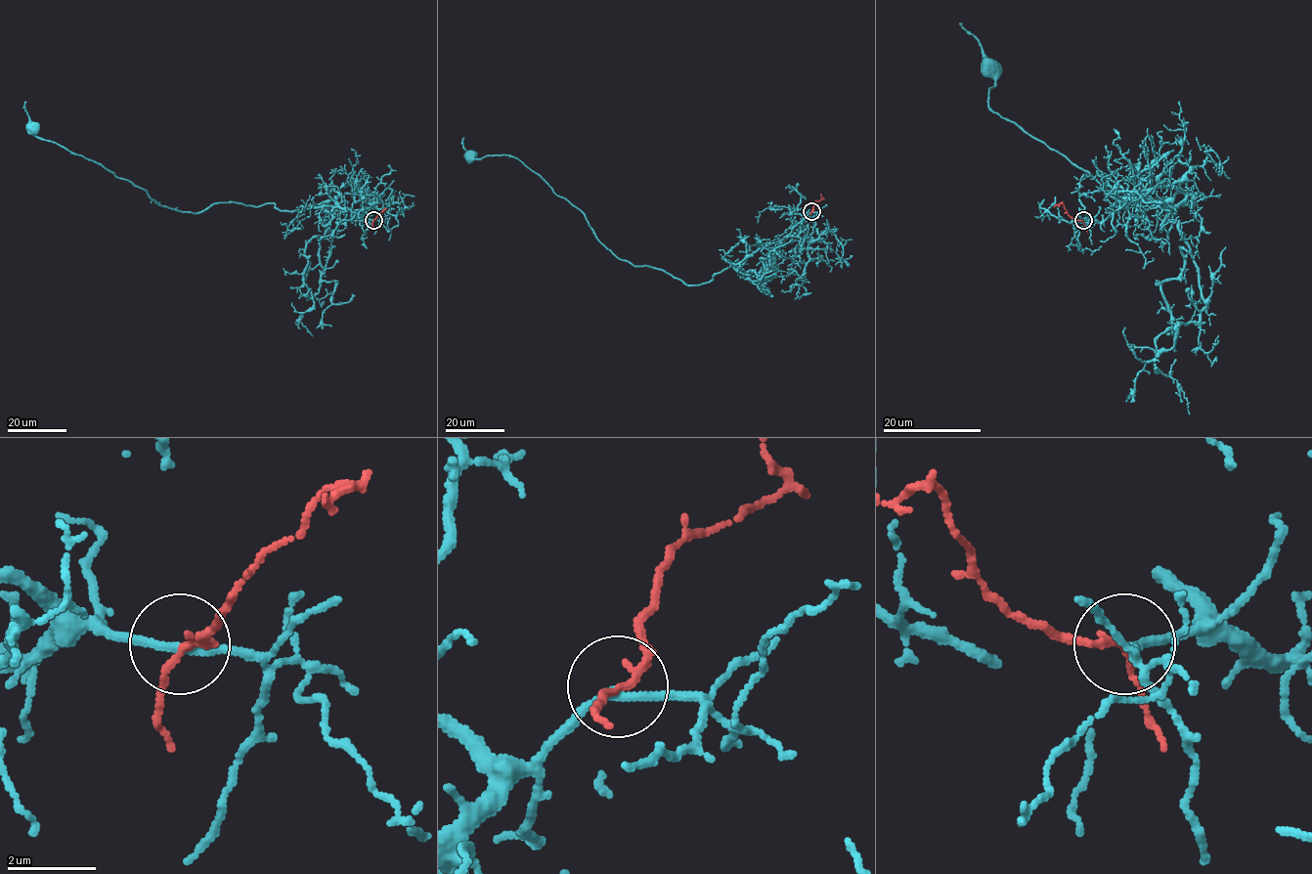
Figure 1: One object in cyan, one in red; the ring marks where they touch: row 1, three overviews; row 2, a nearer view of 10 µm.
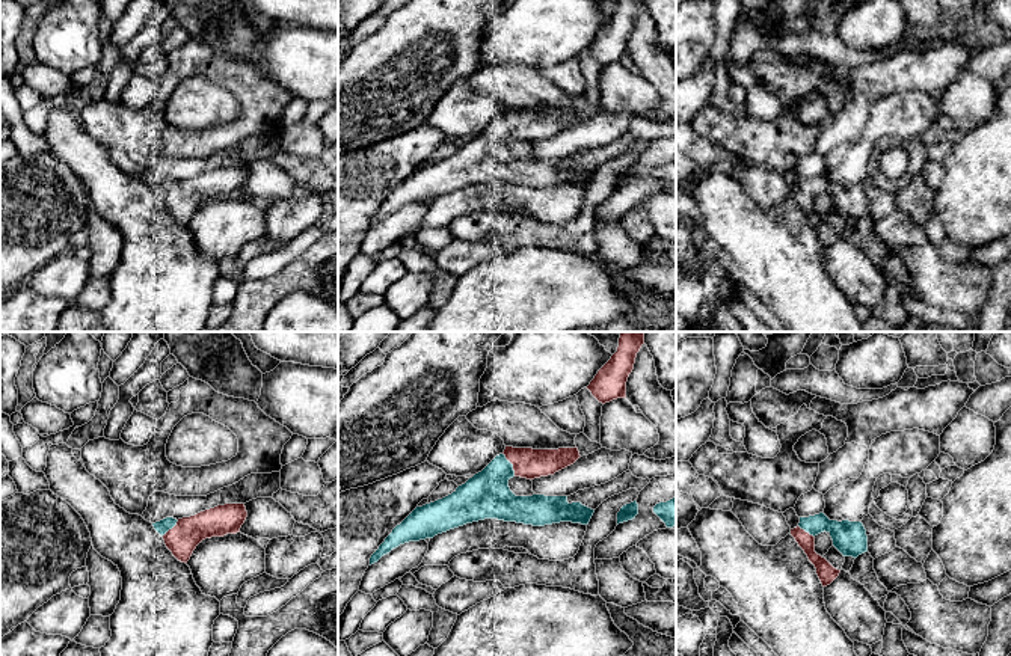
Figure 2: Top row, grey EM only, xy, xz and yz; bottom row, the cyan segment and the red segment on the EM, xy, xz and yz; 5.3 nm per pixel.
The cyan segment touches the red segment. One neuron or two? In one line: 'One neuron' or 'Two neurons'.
One neuron

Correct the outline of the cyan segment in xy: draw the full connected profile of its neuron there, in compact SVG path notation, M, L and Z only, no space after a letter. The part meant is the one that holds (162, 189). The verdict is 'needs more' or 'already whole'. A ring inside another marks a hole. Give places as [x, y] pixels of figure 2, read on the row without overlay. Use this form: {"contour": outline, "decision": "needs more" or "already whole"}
{"contour": "M225 166L178 182L166 179L152 189L172 217L187 226L202 202L240 195L246 179L244 166Z", "decision": "needs more"}

